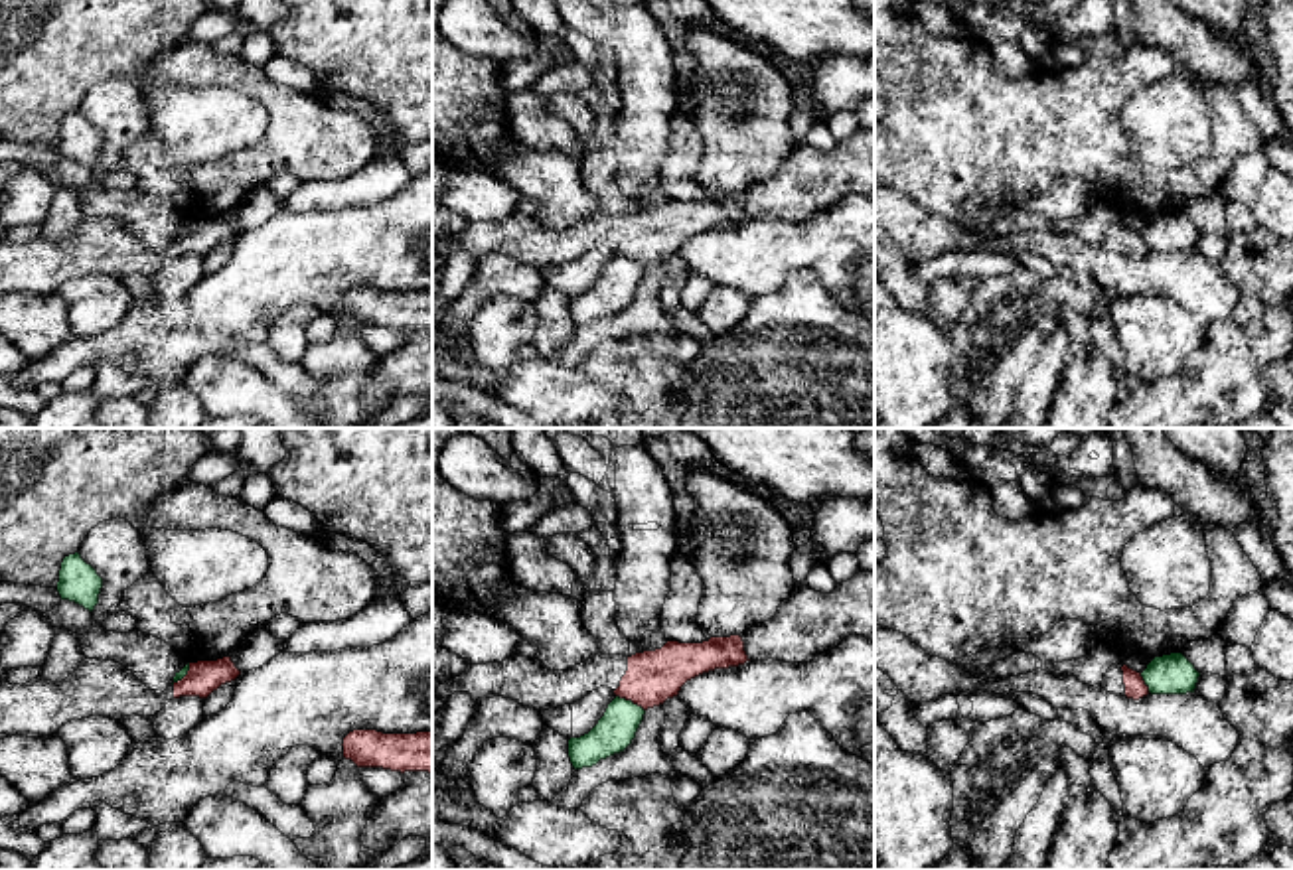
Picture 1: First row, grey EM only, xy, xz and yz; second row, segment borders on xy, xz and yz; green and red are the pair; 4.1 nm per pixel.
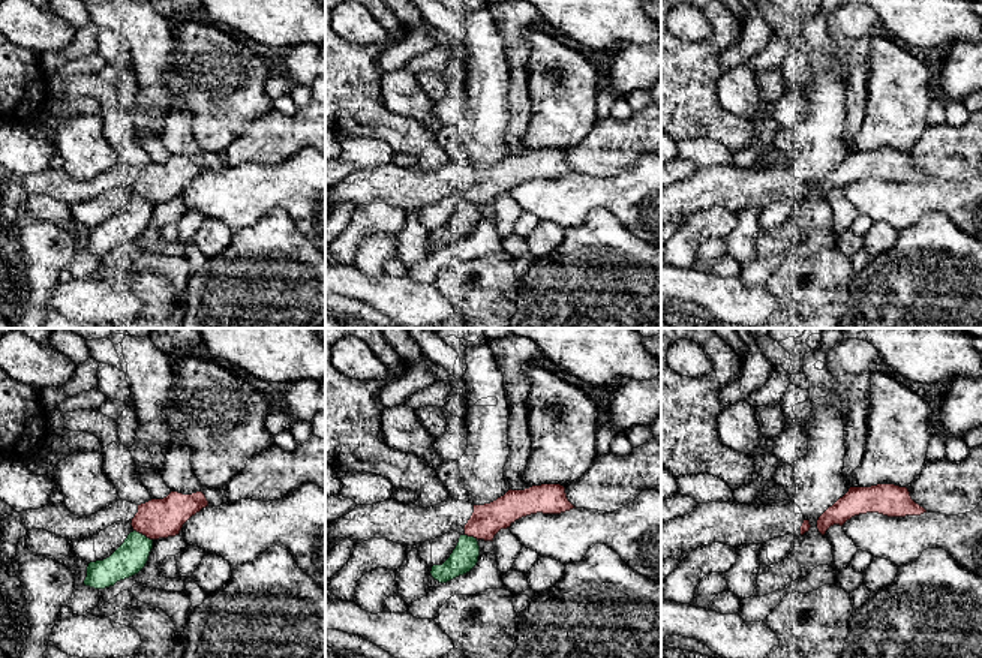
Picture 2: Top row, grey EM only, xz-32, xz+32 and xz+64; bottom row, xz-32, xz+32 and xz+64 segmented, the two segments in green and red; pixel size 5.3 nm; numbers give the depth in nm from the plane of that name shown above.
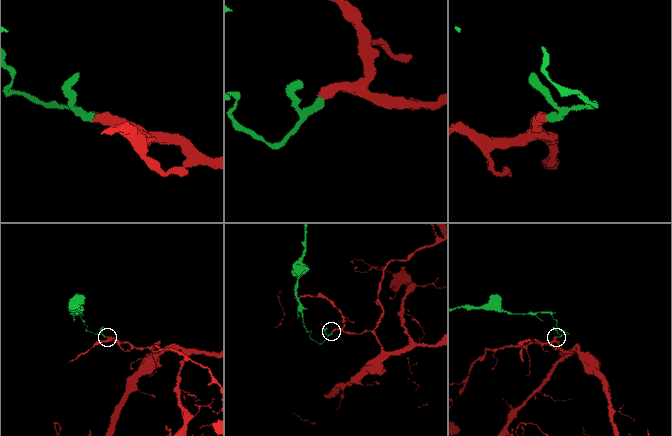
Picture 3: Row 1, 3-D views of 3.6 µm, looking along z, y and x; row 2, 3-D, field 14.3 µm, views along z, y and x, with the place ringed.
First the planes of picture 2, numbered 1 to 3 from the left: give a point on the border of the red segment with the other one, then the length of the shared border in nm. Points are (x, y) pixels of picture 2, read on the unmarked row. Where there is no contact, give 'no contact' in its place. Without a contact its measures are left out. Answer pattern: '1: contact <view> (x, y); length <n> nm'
1: contact xz-32 (141, 198); length 120 nm
2: contact xz+32 (471, 201); length 80 nm
3: no contact

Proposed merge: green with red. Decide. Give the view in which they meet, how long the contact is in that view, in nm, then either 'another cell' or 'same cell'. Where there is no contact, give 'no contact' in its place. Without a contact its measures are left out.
xz | 140 nm | another cell

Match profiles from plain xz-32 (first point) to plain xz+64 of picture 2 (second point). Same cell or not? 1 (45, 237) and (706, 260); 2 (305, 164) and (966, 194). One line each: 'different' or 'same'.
1: same
2: same

